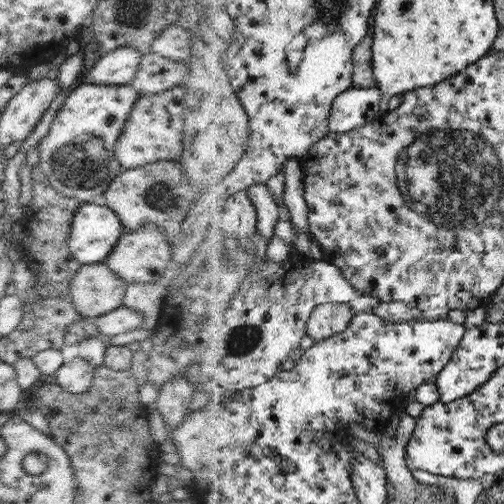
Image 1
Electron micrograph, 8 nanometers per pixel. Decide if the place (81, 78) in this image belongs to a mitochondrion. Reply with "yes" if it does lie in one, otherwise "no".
no

